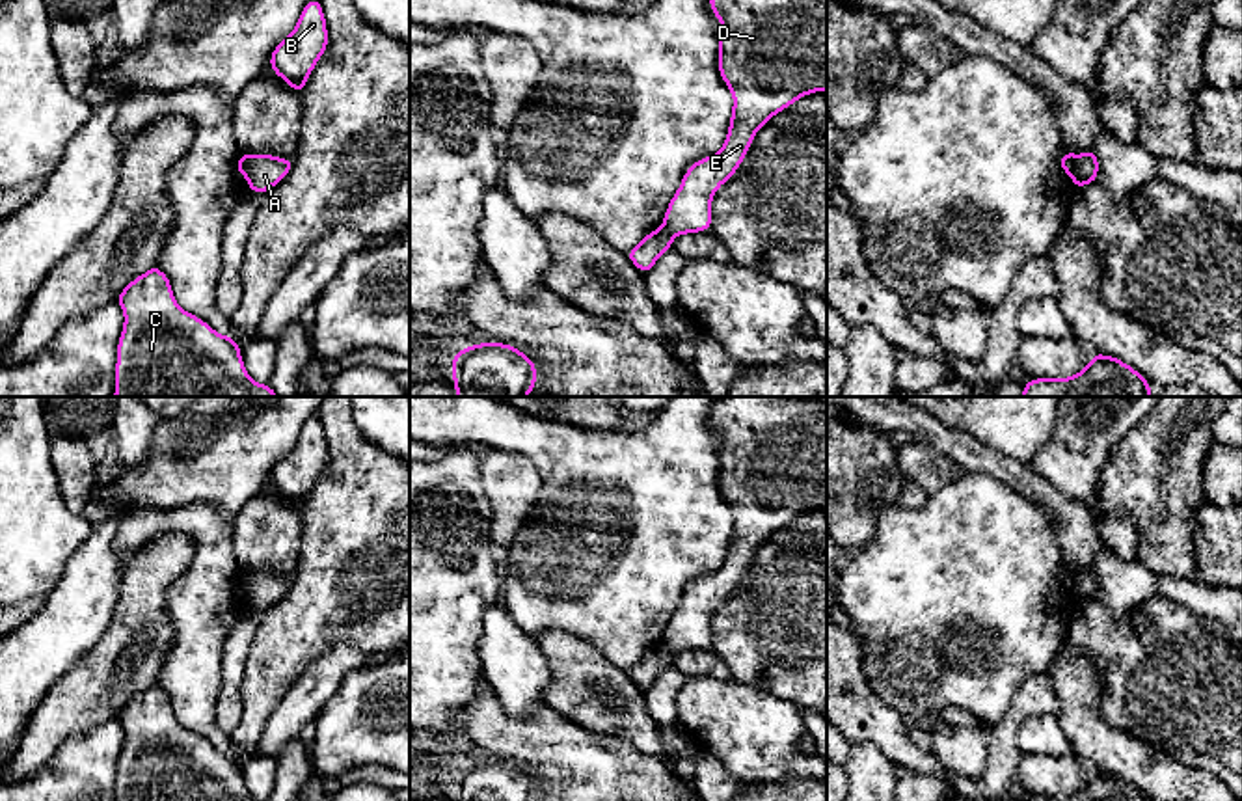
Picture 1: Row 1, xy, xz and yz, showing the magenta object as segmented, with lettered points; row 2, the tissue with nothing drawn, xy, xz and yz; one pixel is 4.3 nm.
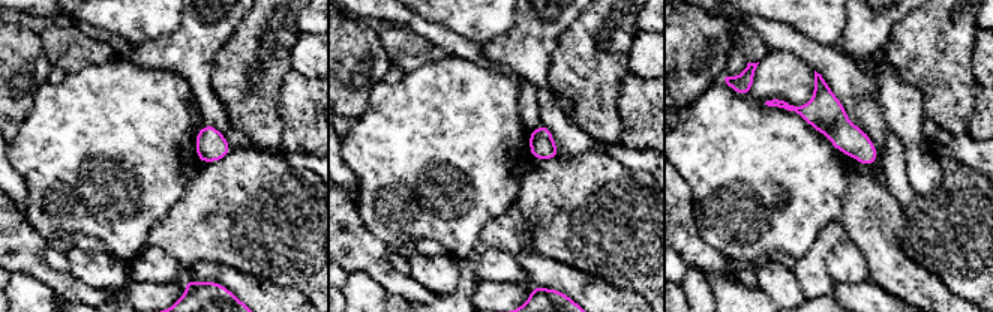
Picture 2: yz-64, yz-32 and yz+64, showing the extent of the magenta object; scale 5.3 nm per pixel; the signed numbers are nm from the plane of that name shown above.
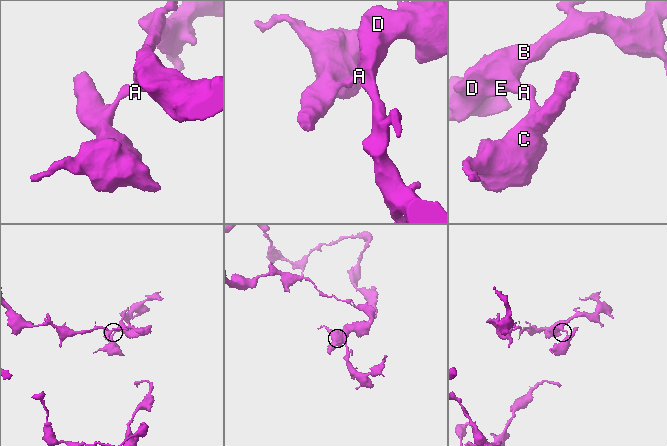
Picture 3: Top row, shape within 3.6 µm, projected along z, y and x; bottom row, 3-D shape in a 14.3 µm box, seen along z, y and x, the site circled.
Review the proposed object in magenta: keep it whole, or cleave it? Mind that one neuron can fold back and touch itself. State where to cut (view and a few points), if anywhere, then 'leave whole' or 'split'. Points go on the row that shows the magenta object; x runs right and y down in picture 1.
cut in yz along (1075, 155), (1080, 177), (1086, 183); split

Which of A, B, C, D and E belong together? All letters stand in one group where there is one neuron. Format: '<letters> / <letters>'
A B D E / C

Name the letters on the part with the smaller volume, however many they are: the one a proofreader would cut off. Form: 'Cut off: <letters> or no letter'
Cut off: C

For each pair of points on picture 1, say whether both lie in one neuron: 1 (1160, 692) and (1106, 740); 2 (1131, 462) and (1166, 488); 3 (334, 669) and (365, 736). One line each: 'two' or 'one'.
1: two
2: one
3: two

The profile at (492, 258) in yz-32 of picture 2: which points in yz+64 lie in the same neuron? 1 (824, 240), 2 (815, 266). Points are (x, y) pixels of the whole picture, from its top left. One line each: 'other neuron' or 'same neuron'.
1: other neuron
2: other neuron

